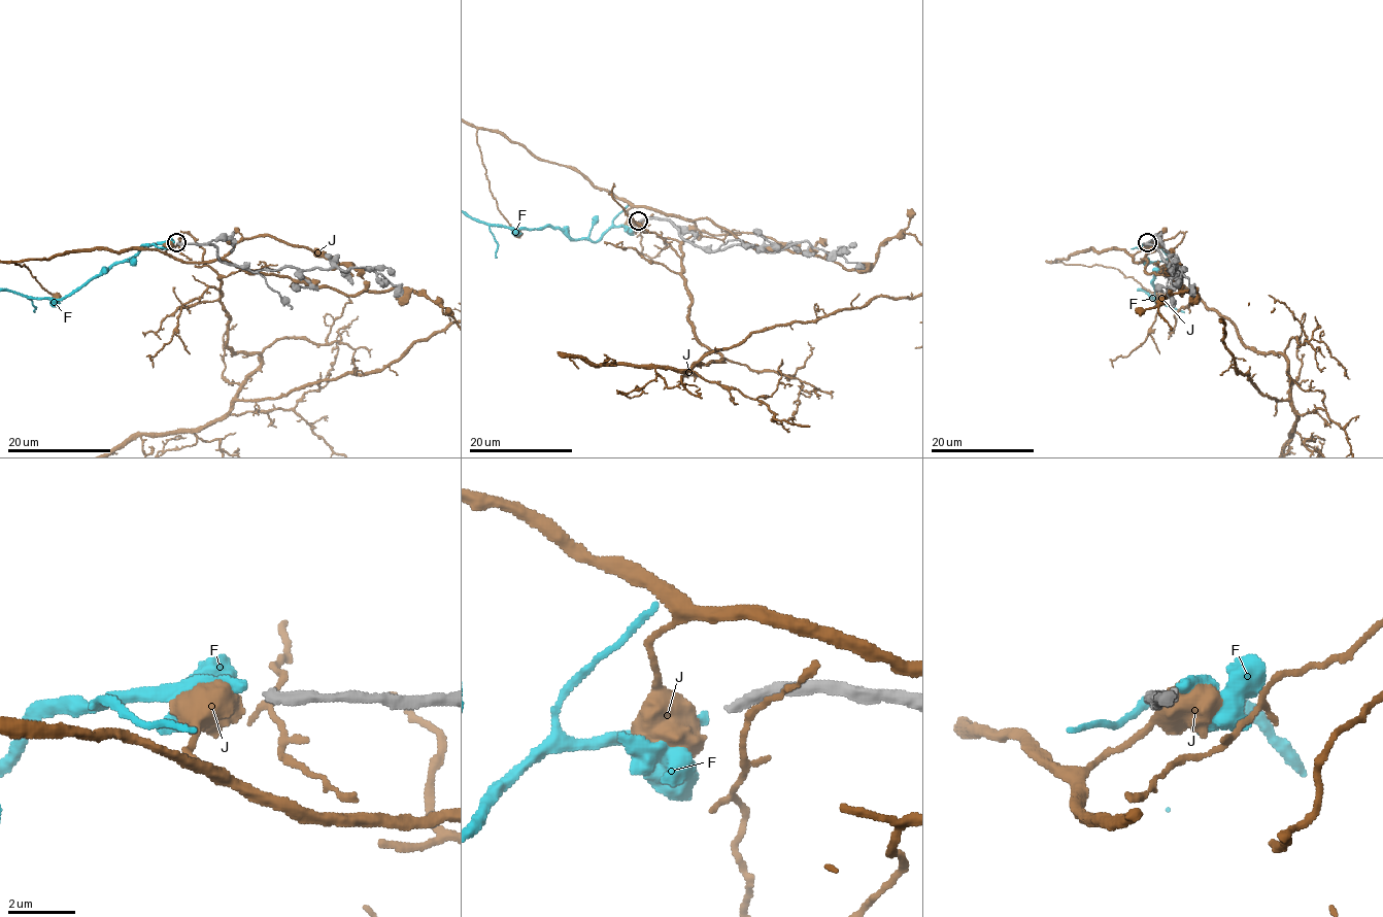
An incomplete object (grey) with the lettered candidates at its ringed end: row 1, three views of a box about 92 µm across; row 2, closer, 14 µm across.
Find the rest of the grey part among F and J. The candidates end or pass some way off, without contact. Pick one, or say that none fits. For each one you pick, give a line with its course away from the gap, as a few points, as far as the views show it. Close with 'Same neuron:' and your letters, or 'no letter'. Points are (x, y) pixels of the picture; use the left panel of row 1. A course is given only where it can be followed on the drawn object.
Same neuron: F

